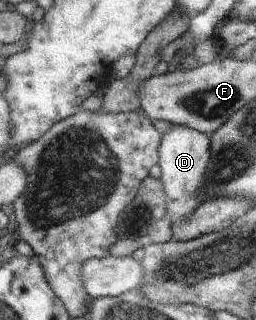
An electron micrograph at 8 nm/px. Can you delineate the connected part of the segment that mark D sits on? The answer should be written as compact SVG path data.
M174 124L163 134L161 145L162 185L165 189L165 207L170 223L181 223L192 217L202 203L198 190L206 181L206 169L209 167L213 150L210 148L210 138L189 126Z

